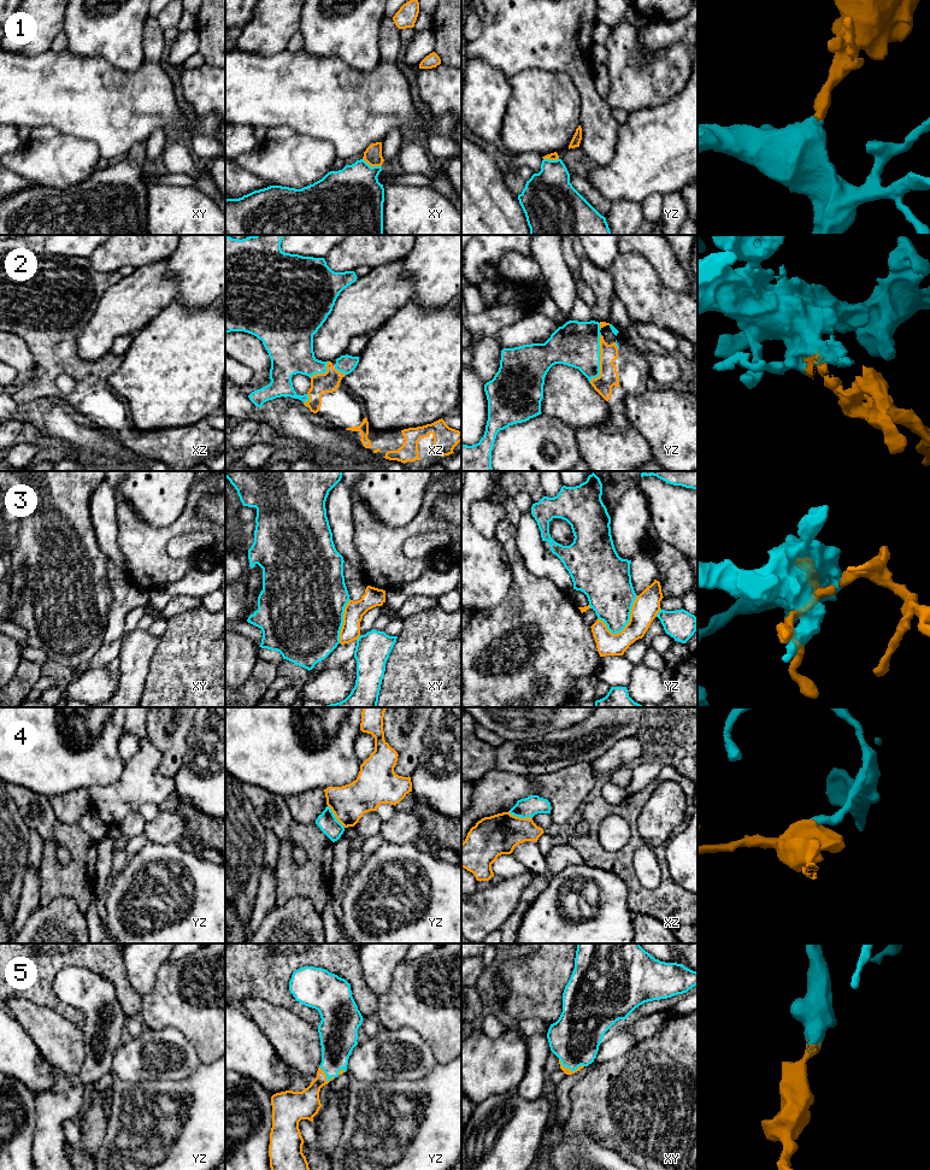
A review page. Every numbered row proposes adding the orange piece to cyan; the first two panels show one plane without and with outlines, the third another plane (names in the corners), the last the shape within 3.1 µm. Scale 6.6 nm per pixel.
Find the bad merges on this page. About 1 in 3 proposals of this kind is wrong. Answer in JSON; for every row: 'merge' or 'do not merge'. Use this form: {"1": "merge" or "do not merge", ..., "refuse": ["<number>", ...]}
{"1": "merge", "2": "merge", "3": "merge", "4": "do not merge", "5": "merge", "refuse": ["4"]}

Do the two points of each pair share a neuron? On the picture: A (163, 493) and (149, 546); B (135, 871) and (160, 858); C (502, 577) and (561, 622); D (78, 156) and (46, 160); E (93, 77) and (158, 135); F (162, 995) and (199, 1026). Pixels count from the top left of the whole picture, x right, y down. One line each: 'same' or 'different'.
A: different
B: same
C: different
D: same
E: different
F: same

